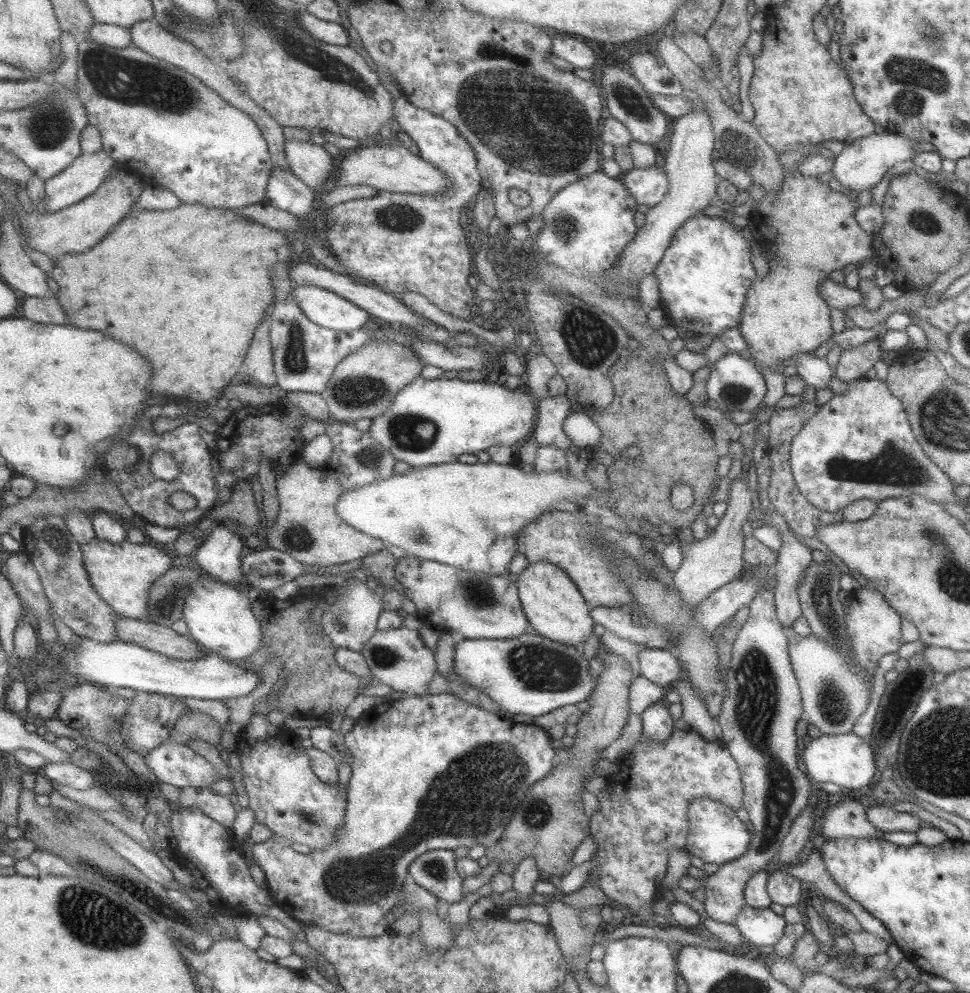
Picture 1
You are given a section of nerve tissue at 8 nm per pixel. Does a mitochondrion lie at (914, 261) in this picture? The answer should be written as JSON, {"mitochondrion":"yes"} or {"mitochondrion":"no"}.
{"mitochondrion":"no"}

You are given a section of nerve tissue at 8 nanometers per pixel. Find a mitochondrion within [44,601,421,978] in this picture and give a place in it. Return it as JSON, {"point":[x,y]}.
{"point":[91,915]}

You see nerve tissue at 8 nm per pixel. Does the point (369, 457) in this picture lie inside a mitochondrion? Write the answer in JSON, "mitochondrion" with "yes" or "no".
{"mitochondrion":"yes"}

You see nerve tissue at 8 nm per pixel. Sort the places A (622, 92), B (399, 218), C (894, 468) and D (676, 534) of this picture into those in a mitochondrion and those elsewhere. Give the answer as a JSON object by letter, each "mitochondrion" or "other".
{"A":"mitochondrion","B":"mitochondrion","C":"mitochondrion","D":"other"}

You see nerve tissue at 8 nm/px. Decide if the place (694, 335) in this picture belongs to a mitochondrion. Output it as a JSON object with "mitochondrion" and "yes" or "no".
{"mitochondrion":"no"}

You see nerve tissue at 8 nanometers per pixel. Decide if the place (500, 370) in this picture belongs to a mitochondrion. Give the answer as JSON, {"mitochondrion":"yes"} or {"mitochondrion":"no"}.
{"mitochondrion":"no"}

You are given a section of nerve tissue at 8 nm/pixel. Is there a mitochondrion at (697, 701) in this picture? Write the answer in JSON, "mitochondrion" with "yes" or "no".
{"mitochondrion":"no"}

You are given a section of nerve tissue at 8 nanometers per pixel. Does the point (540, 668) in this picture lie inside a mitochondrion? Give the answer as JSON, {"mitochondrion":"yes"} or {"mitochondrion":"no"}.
{"mitochondrion":"yes"}

